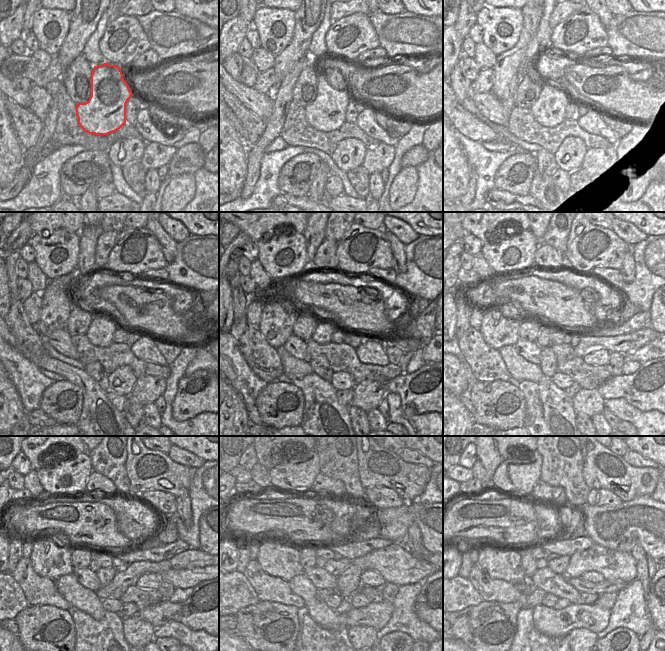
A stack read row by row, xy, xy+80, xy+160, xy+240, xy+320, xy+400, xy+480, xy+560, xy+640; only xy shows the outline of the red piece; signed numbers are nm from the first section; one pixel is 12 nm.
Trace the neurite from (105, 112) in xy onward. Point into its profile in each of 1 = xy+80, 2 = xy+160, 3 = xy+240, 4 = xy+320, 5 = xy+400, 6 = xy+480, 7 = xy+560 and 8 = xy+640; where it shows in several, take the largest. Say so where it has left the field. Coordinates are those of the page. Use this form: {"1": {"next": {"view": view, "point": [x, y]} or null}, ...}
{"1": {"next": {"view": "xy+80", "point": [327, 112]}}, "2": {"next": {"view": "xy+160", "point": [549, 110]}}, "3": {"next": {"view": "xy+240", "point": [100, 333]}}, "4": {"next": {"view": "xy+320", "point": [322, 335]}}, "5": {"next": {"view": "xy+400", "point": [543, 339]}}, "6": {"next": {"view": "xy+480", "point": [94, 565]}}, "7": {"next": {"view": "xy+560", "point": [320, 562]}}, "8": {"next": {"view": "xy+640", "point": [540, 563]}}}

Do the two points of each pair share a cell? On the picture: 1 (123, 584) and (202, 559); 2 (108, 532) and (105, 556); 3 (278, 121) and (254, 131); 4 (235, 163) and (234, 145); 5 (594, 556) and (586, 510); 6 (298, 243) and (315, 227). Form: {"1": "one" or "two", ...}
{"1": "one", "2": "two", "3": "two", "4": "one", "5": "two", "6": "two"}

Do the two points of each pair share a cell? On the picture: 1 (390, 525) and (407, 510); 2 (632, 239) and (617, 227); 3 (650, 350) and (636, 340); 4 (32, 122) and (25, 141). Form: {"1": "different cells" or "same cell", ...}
{"1": "same cell", "2": "same cell", "3": "different cells", "4": "same cell"}

